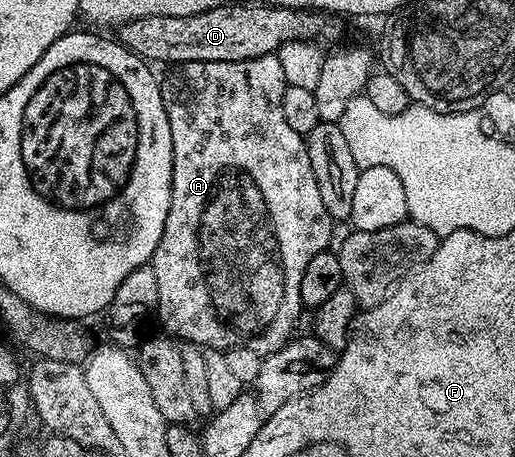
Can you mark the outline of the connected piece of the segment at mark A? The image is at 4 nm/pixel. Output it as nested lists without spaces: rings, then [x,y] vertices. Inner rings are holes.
[[[276,53],[263,55],[259,59],[243,59],[235,63],[183,63],[168,70],[169,78],[161,81],[161,94],[171,123],[173,144],[173,182],[171,183],[171,207],[167,211],[167,223],[163,227],[163,239],[155,247],[151,262],[155,279],[159,282],[159,303],[156,320],[166,334],[185,343],[200,345],[205,349],[233,349],[236,345],[251,347],[251,351],[268,355],[279,351],[294,336],[297,316],[303,313],[299,283],[303,283],[303,271],[315,255],[330,248],[335,222],[323,207],[319,196],[319,183],[315,183],[315,171],[311,171],[311,155],[305,146],[306,138],[287,123],[283,113],[285,95],[285,68]]]

